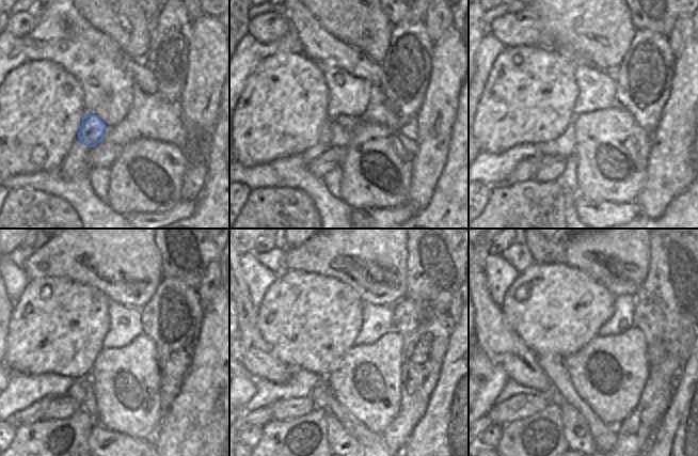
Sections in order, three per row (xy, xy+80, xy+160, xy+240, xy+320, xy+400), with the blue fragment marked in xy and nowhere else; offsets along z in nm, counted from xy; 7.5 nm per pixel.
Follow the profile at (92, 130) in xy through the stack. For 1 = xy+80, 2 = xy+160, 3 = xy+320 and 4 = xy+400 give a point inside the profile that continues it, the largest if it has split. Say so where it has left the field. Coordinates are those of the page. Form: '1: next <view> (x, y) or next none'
1: next xy+80 (322, 143)
2: next xy+160 (526, 169)
3: next xy+320 (260, 417)
4: next xy+400 (490, 421)

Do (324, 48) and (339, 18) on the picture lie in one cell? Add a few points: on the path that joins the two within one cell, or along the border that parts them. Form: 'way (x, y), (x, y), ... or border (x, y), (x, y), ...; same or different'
border (314, 17), (327, 31), (353, 48); different

